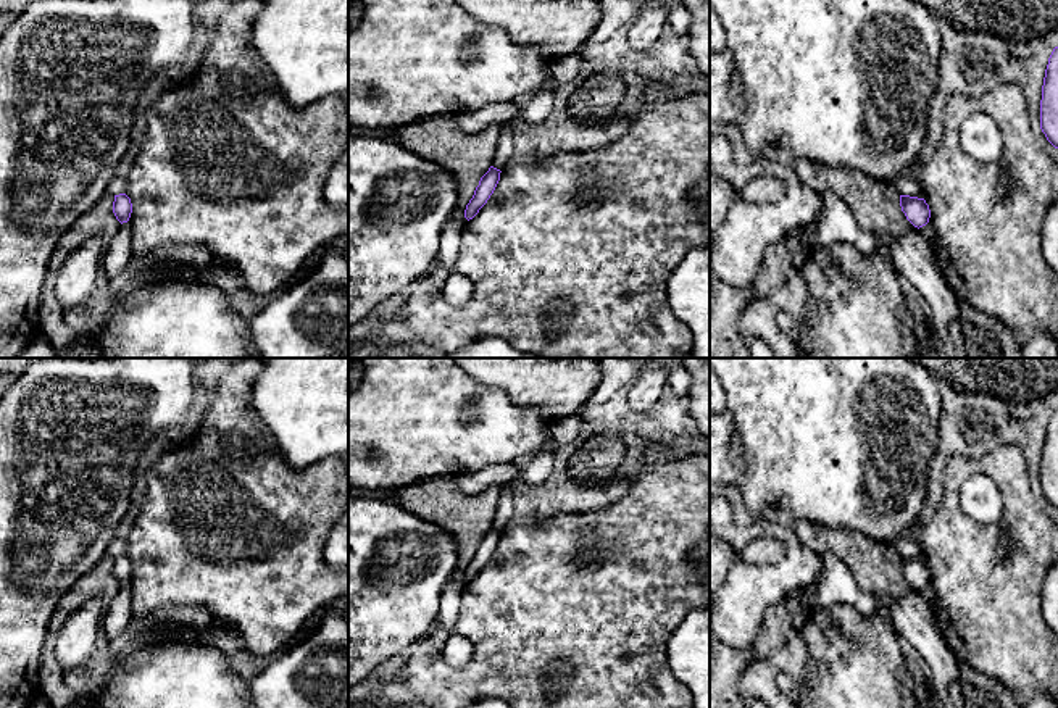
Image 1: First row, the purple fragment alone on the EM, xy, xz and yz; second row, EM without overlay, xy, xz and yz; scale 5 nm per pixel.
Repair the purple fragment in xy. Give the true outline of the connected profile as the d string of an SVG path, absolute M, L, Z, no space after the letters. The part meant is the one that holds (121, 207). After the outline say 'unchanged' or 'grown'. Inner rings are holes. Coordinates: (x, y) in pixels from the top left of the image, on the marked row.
M126 194L115 195L113 213L121 224L129 221L132 203Z | unchanged

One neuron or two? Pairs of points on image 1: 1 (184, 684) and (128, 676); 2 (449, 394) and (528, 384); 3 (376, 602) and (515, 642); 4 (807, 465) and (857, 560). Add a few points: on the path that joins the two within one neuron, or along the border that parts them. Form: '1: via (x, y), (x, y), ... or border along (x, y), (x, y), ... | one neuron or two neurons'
1: via (170, 684), (142, 684) | one neuron
2: border along (468, 374), (500, 389), (518, 405), (531, 405) | two neurons
3: border along (436, 629), (418, 639), (405, 653) | two neurons
4: border along (803, 520), (828, 528), (853, 529), (876, 542) | two neurons

